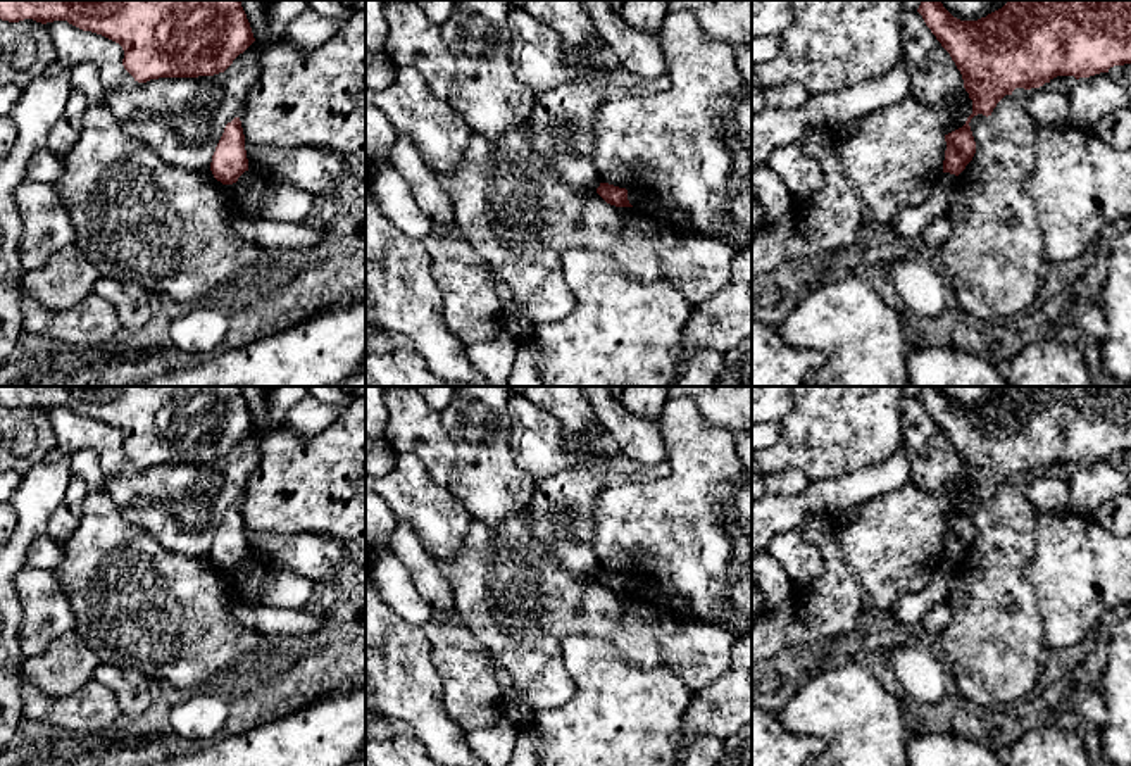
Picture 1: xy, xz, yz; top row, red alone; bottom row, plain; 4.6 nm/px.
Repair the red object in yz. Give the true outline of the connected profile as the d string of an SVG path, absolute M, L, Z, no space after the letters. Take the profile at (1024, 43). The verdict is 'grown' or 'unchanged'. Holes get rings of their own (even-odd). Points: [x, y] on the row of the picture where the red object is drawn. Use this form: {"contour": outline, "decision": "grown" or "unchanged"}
{"contour": "M922 0L917 12L950 53L972 100L972 114L965 124L945 135L943 173L955 176L965 169L976 154L976 141L969 126L971 119L978 114L991 116L997 104L1005 95L1012 95L1015 88L1040 88L1057 76L1090 78L1109 72L1114 66L1131 64L1131 0L1009 0L1002 9L978 21L953 17L940 0Z", "decision": "unchanged"}

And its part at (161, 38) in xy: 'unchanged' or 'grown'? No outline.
unchanged

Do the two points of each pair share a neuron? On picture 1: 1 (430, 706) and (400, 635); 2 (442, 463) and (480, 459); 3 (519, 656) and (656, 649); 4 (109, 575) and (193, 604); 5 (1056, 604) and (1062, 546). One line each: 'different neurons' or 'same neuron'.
1: same neuron
2: different neurons
3: same neuron
4: same neuron
5: same neuron

